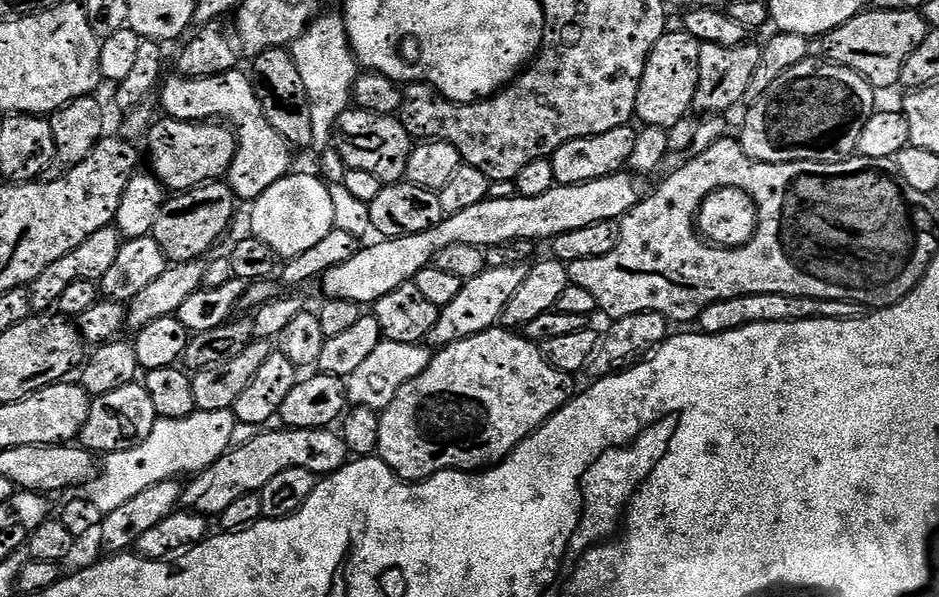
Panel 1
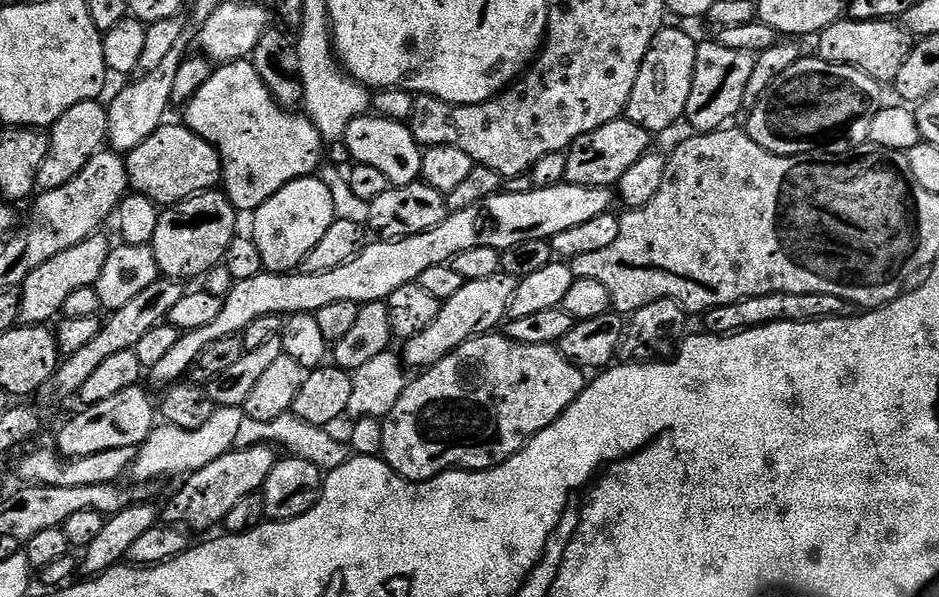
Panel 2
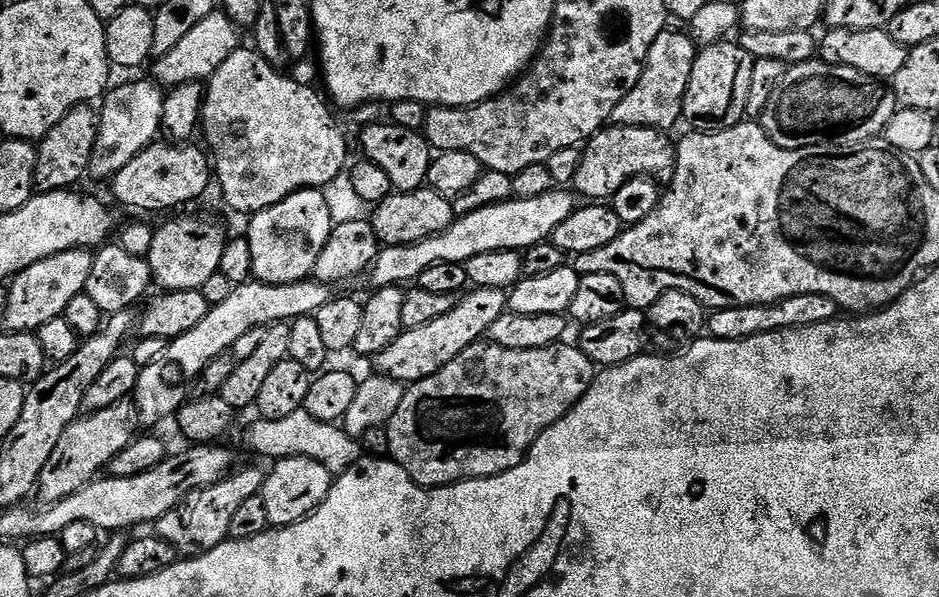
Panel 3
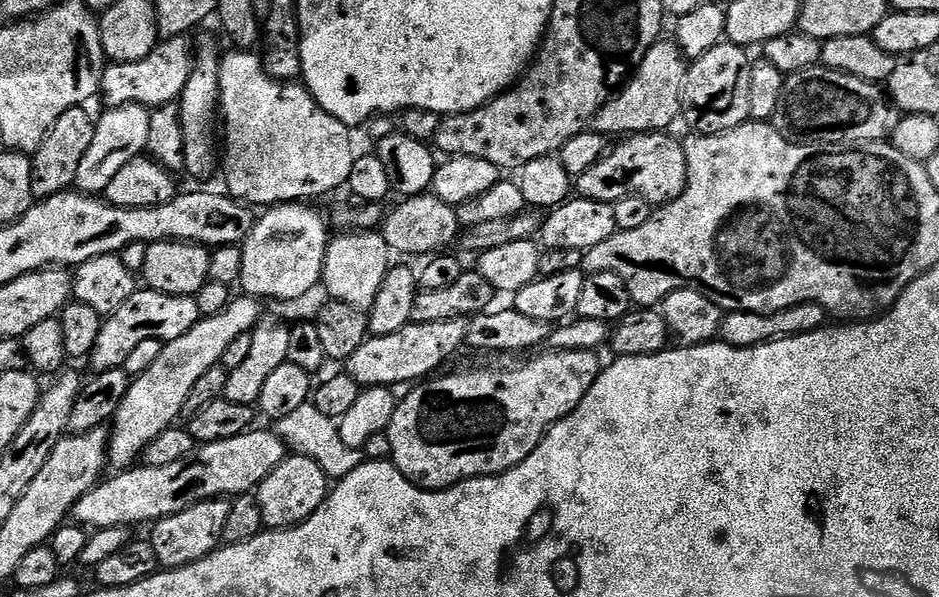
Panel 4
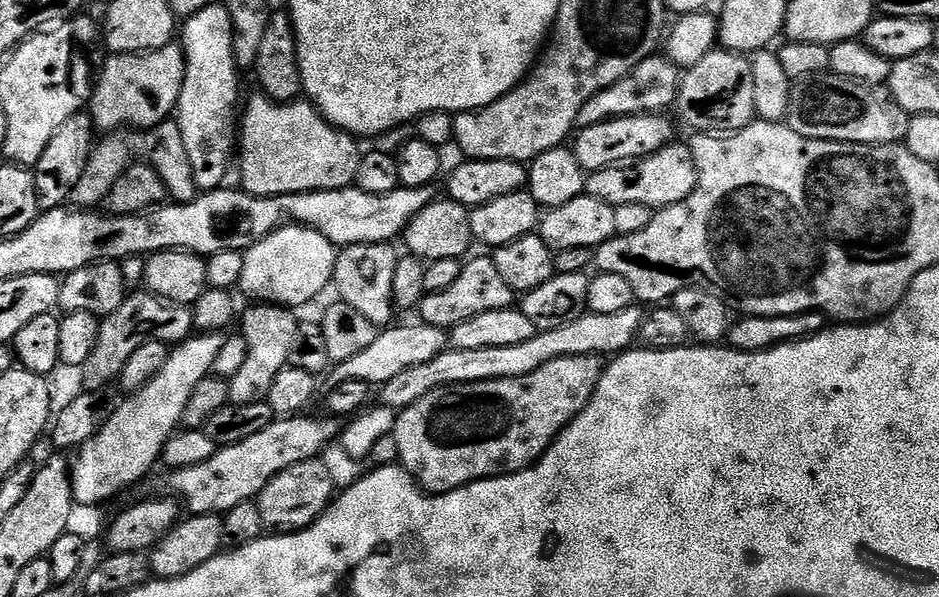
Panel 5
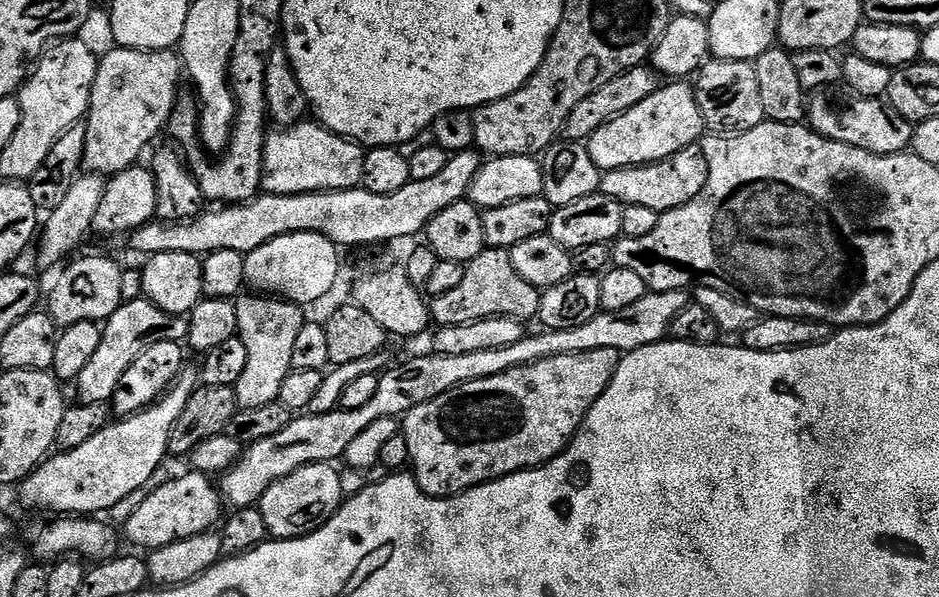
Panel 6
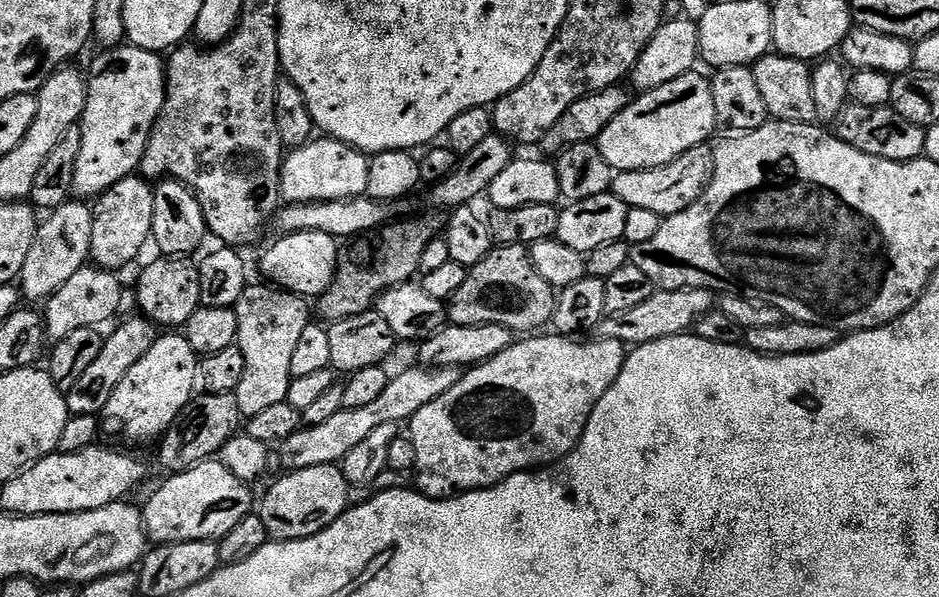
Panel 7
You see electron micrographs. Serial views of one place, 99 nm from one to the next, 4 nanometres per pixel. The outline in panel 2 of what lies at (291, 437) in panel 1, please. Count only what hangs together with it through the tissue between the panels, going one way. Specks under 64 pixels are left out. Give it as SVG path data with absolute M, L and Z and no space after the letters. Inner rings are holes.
M271 444L254 445L248 449L233 448L231 452L222 454L222 458L214 458L210 466L202 466L198 471L191 473L183 481L185 484L169 498L168 505L162 508L163 523L185 529L192 534L208 532L211 528L219 529L226 514L230 514L235 504L263 489L277 459L277 449Z

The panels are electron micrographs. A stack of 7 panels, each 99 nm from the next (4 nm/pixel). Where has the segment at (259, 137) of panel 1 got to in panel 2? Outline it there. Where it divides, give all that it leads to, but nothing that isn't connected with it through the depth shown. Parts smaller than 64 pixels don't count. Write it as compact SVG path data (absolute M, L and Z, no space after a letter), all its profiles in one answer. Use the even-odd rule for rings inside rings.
M251 59L219 65L213 71L210 82L206 82L206 86L202 86L202 90L198 90L198 94L194 94L194 98L190 98L187 104L183 105L182 112L182 120L187 128L218 150L222 169L222 191L241 213L255 212L262 206L262 202L278 194L282 186L313 175L324 156L326 142L318 134L314 122L299 111L283 108L270 94L270 90L266 90L266 82L258 78L258 70L254 70Z

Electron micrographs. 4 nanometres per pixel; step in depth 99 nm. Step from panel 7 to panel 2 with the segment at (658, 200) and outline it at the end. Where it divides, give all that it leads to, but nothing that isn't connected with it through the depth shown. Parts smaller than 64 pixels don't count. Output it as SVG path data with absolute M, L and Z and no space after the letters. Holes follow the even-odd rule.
M626 118L606 122L606 126L598 126L590 134L582 134L573 142L566 155L565 181L569 184L577 184L583 188L606 188L611 189L619 185L622 174L638 162L653 147L653 133L646 131L642 126L630 122Z

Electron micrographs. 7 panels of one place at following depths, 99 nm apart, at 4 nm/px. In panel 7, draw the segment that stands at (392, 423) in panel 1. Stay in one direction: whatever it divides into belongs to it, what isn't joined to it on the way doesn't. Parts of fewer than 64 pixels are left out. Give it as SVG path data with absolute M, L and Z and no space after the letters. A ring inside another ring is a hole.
M544 334L517 339L497 356L469 367L458 383L429 406L422 406L408 421L412 475L425 499L451 499L457 494L490 488L515 473L555 465L575 448L592 408L618 378L626 348L618 340L595 338L579 344L576 338L559 334L540 335Z

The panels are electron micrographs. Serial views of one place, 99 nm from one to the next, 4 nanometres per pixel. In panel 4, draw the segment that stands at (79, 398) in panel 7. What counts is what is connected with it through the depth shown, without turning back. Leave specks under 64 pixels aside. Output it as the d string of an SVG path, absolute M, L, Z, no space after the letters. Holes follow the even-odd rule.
M141 287L105 319L102 334L98 334L98 342L94 342L94 350L88 355L87 367L92 367L93 373L123 368L126 358L130 358L131 352L142 342L177 340L201 319L195 296L171 296Z

